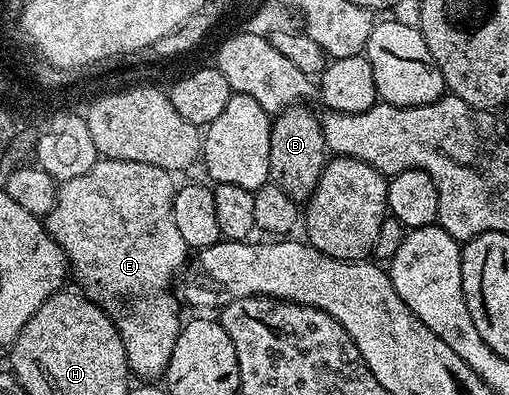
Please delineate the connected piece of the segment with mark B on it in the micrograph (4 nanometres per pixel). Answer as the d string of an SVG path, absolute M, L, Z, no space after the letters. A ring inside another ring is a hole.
M304 103L291 104L281 109L271 120L271 158L269 178L296 202L307 202L327 163L325 131L321 128L321 116L305 108Z

